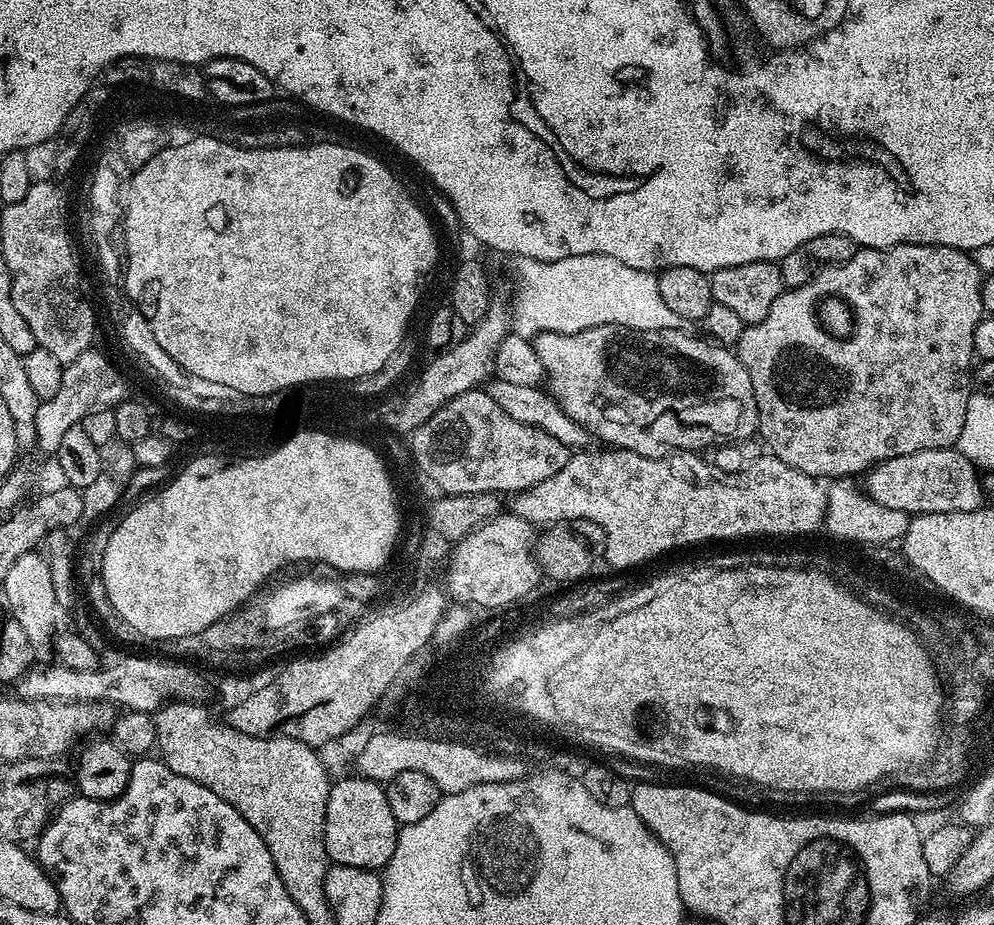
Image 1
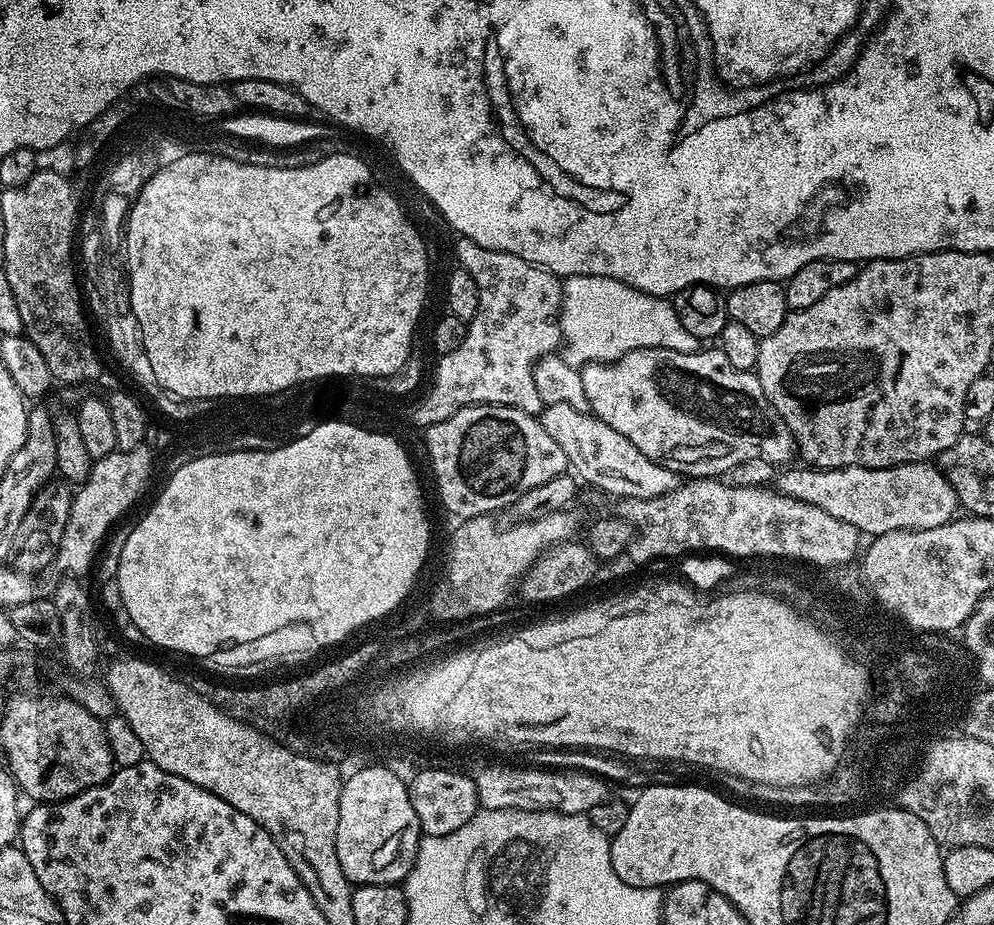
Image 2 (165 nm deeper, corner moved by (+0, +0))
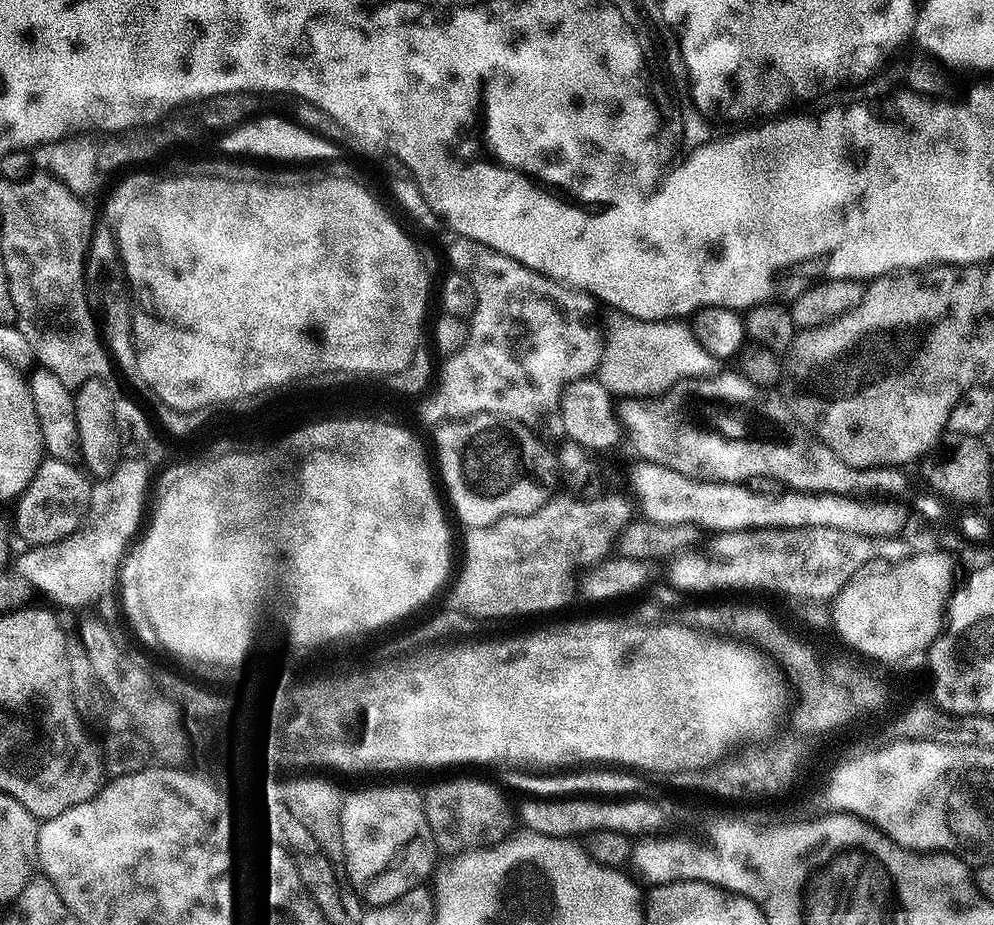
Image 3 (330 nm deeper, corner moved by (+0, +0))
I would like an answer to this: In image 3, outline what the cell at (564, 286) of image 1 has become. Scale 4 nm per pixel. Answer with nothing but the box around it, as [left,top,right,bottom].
[594,311,718,397]

